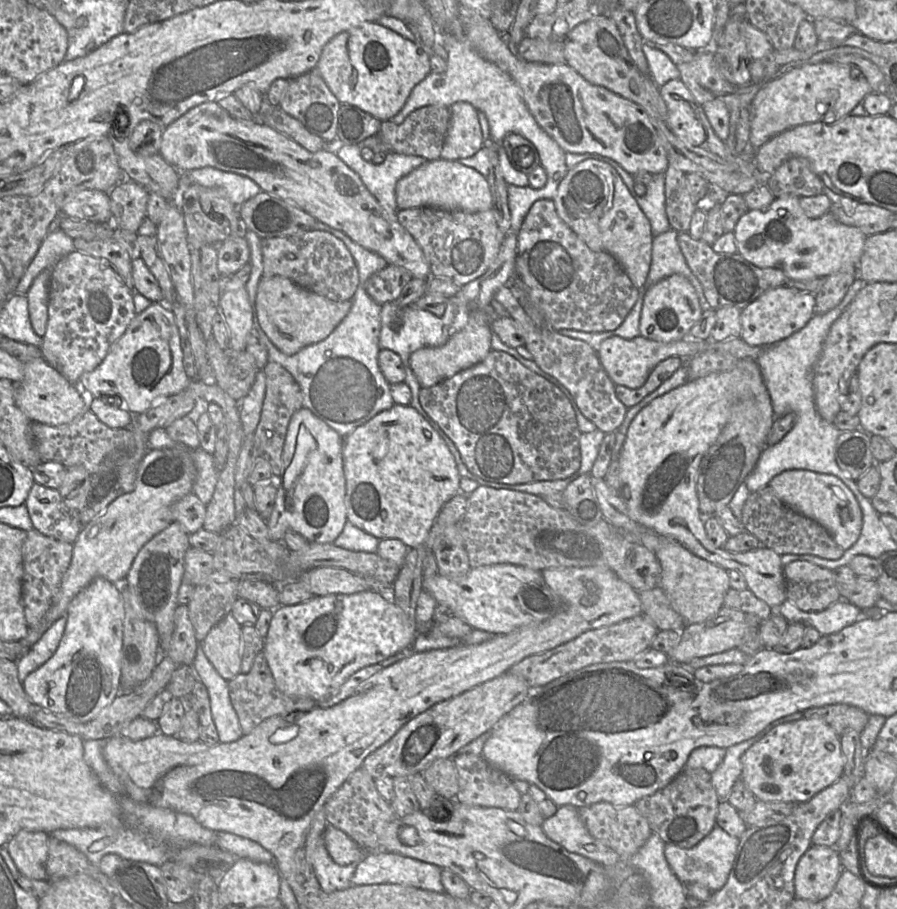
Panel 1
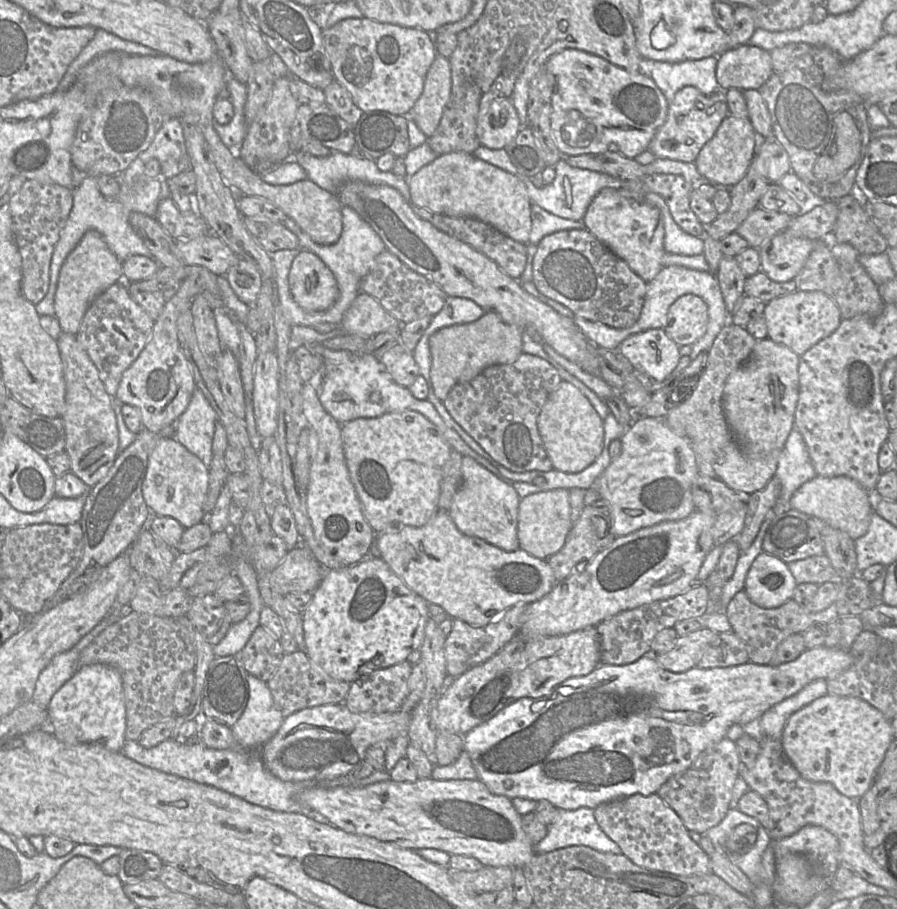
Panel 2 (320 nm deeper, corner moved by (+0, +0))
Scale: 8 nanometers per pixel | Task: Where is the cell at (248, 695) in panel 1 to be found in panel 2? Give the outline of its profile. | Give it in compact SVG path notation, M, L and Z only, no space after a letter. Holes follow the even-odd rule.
M300 650L285 654L279 667L266 683L284 718L305 708L344 703L350 689L350 683L333 679L314 663L305 651Z

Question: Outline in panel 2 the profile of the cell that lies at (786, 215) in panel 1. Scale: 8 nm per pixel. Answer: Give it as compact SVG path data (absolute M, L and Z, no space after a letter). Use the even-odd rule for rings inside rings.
M782 231L758 249L760 270L775 282L790 281L801 271L816 243Z

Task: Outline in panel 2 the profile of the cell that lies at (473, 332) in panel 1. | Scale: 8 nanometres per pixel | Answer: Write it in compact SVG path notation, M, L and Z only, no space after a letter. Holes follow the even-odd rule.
M486 311L474 322L436 331L429 339L430 378L435 396L443 402L455 385L470 381L488 367L514 362L523 353L523 331L521 327L506 323L494 311Z

